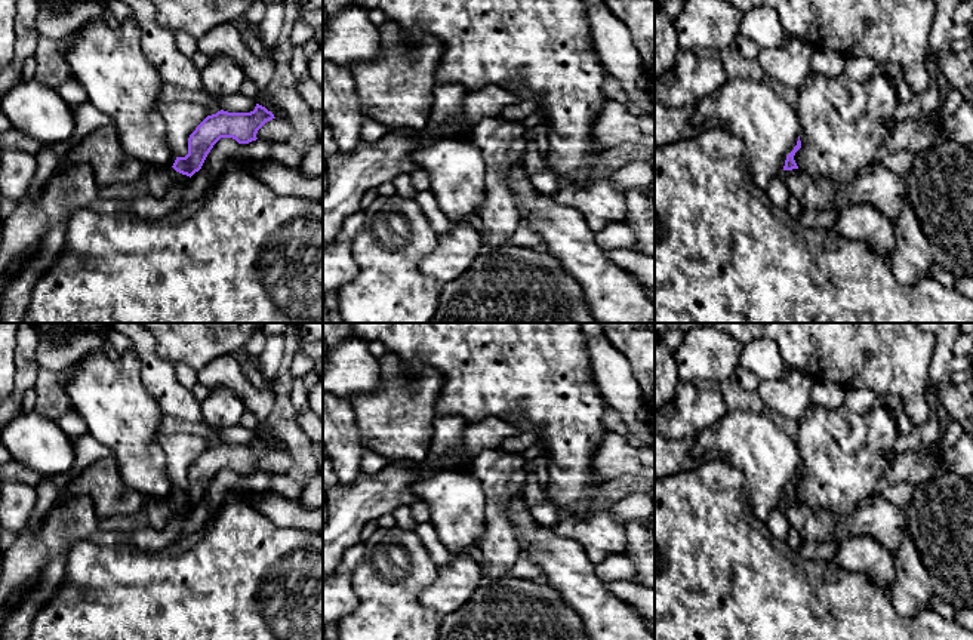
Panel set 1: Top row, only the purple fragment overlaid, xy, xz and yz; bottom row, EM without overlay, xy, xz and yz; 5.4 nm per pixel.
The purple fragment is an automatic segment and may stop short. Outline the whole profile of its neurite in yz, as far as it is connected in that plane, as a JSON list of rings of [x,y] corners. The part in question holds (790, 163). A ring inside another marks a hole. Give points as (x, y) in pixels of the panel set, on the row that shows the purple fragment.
[[[798,136],[797,145],[786,156],[782,176],[789,194],[798,200],[803,209],[838,210],[843,206],[866,203],[895,221],[909,200],[906,179],[890,172],[881,163],[860,169],[849,182],[837,182],[825,175],[801,170],[794,160],[800,148]]]

